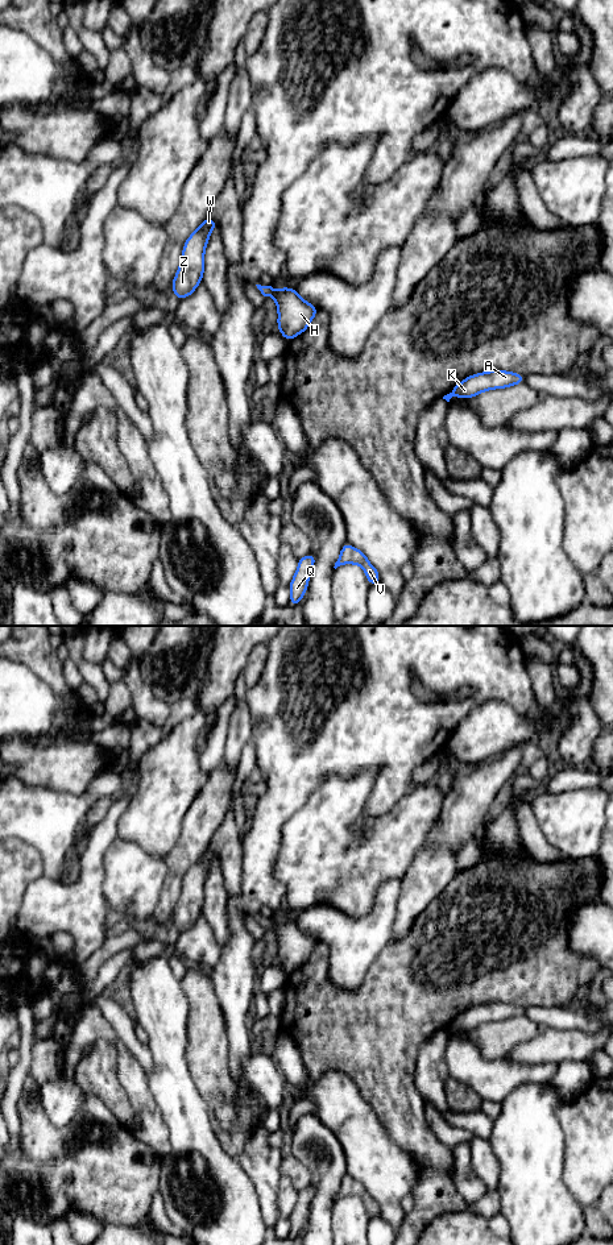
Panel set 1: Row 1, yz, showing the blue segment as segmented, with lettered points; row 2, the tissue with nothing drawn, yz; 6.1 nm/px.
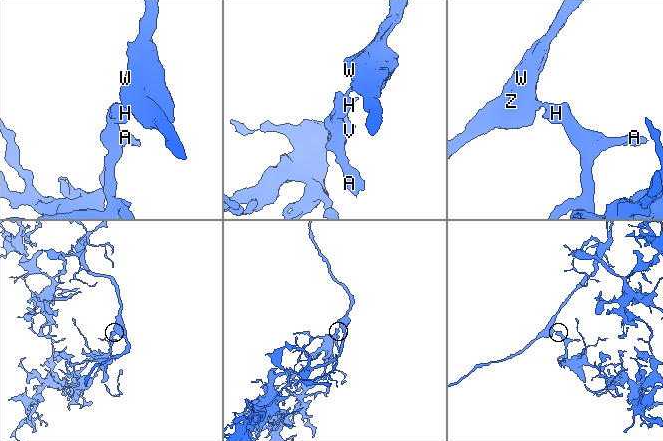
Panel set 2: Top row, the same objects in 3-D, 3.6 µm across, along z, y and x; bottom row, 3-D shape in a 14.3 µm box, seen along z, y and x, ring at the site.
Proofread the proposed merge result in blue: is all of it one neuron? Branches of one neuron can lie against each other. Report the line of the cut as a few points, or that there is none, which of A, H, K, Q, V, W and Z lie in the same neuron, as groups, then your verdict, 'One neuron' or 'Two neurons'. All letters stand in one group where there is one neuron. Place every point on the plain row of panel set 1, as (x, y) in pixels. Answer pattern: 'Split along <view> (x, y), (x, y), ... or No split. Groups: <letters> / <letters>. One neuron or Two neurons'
No split. Groups: A H K Q V W Z. One neuron

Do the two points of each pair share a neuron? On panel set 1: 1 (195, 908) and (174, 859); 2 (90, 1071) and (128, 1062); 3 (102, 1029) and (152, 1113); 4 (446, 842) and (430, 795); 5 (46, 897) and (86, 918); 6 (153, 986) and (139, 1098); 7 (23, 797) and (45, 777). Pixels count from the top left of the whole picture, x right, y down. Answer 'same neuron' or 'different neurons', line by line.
1: same neuron
2: different neurons
3: same neuron
4: different neurons
5: same neuron
6: different neurons
7: different neurons

